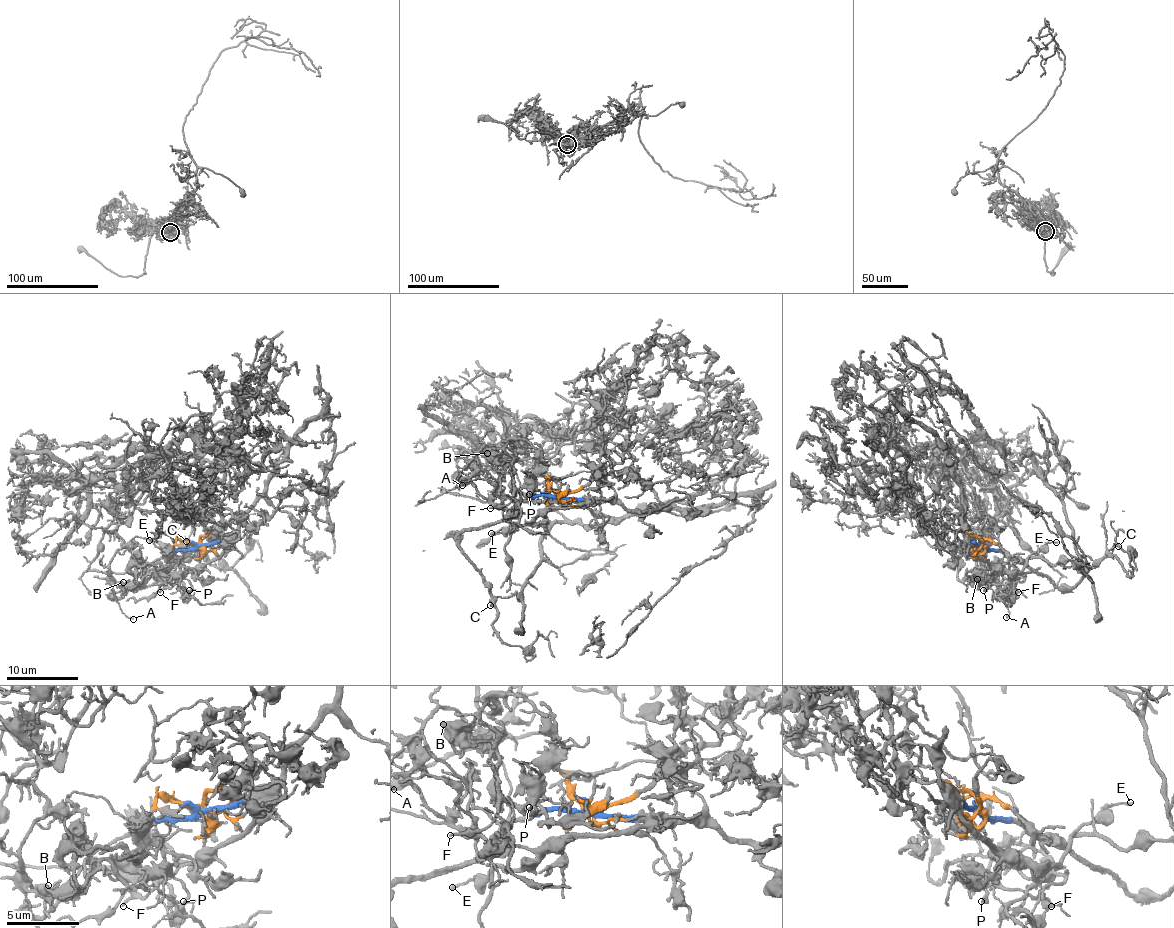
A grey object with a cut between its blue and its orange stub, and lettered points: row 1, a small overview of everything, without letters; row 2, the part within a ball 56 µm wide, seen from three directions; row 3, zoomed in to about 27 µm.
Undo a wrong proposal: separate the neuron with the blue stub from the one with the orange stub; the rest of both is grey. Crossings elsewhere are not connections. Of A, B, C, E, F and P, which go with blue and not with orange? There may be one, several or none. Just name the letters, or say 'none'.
A, C, E

